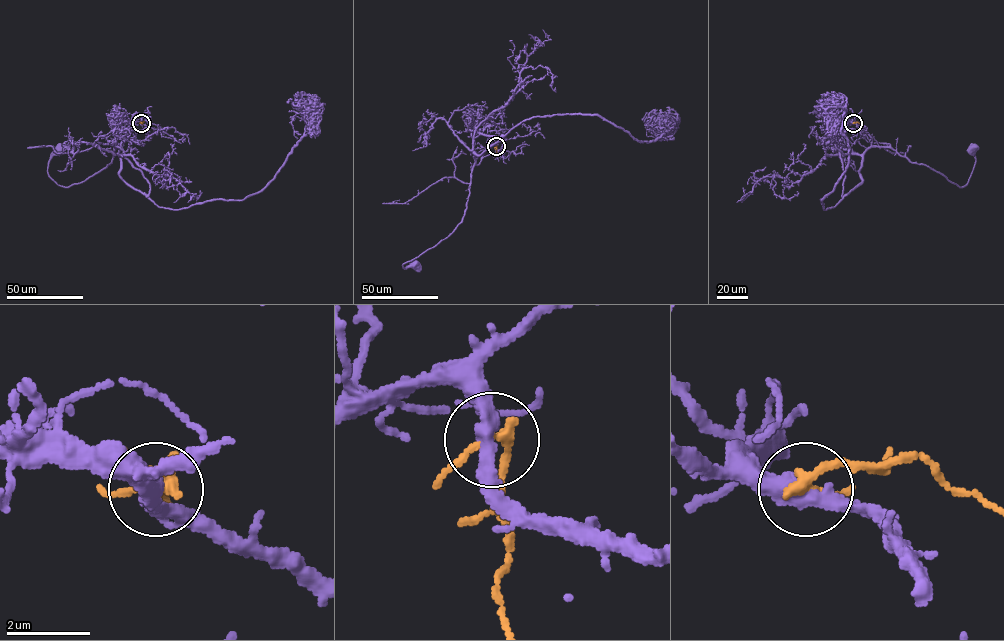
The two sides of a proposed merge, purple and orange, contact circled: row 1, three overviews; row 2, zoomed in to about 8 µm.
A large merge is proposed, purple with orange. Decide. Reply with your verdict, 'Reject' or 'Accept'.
Reject

